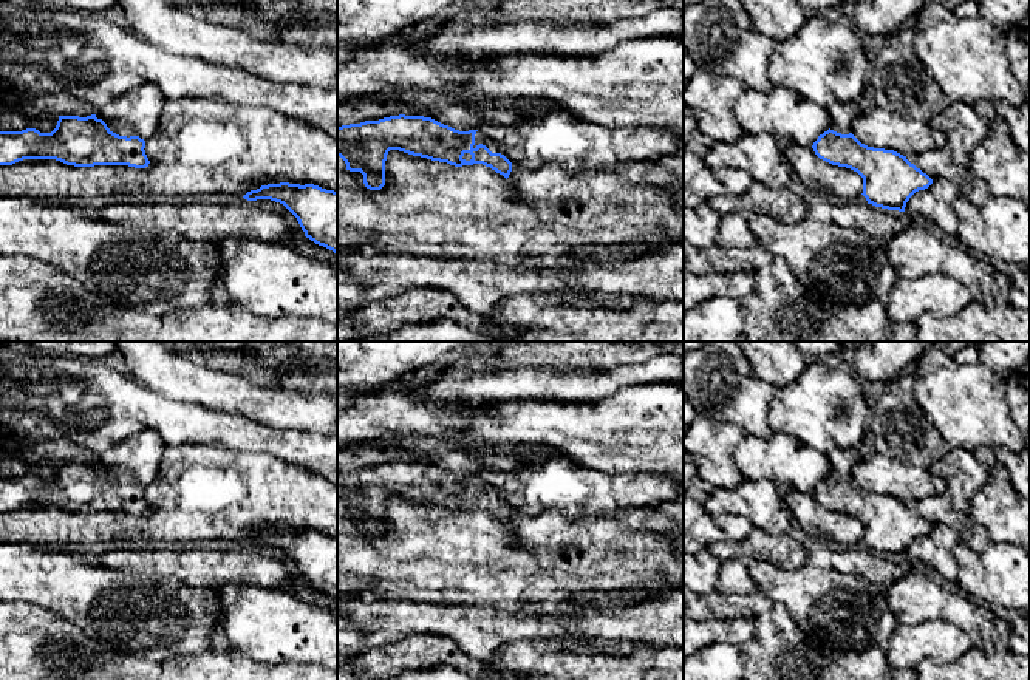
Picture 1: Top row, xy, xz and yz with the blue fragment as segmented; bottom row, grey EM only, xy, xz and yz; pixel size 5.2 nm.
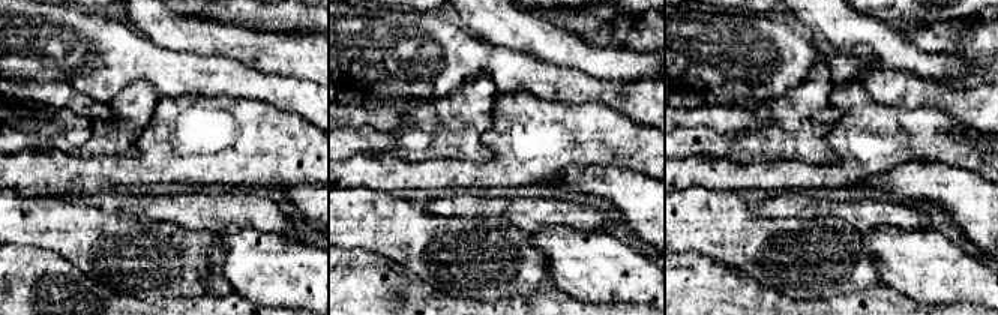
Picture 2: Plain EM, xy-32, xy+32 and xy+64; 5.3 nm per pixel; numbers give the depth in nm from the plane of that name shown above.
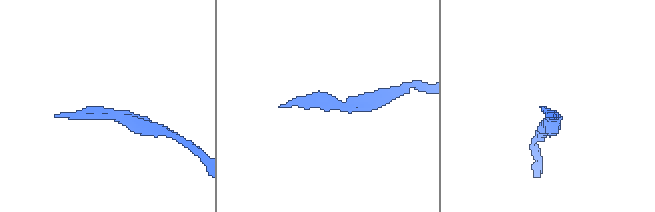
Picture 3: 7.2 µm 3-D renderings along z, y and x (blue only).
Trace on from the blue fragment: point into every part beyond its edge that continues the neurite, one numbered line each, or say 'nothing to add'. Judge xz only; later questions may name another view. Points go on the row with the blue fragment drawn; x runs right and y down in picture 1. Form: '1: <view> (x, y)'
1: xz (480, 138)

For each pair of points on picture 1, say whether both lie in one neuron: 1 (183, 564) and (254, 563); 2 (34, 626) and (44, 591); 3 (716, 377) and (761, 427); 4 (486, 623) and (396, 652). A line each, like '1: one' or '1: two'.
1: one
2: two
3: one
4: two

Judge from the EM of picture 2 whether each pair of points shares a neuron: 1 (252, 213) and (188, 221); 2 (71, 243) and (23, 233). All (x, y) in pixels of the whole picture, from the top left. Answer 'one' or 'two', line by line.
1: one
2: one

